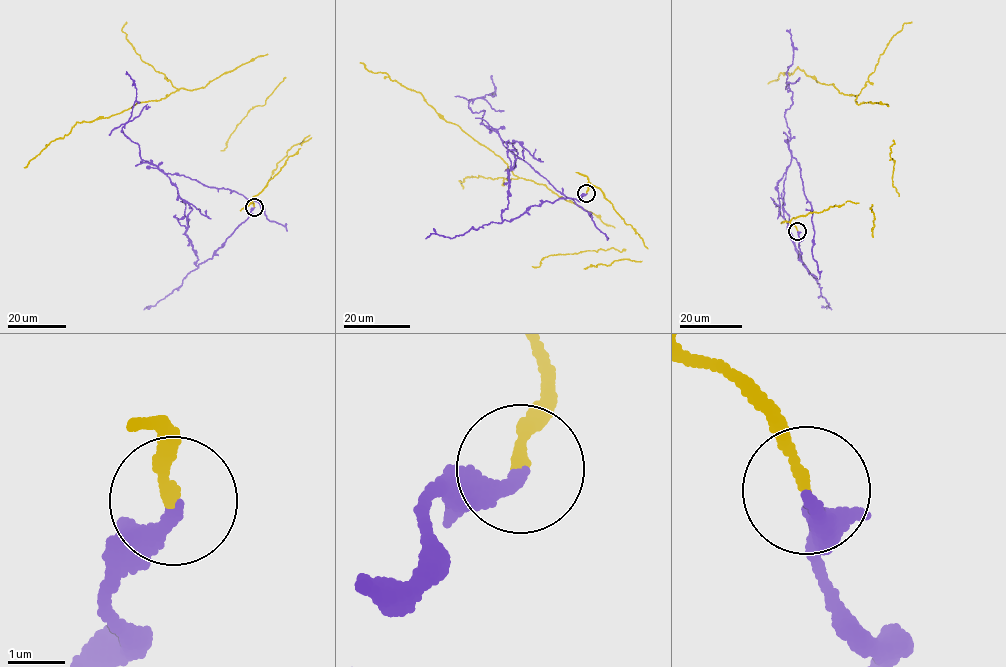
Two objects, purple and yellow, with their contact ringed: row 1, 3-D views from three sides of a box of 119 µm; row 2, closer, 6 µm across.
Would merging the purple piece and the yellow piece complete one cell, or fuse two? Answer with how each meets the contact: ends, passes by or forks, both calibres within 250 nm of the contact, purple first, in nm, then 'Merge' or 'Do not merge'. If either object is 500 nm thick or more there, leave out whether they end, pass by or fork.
At the ring purple ends. At the ring yellow ends. Thickness 240 nm (purple) against 180 nm. Do not merge

